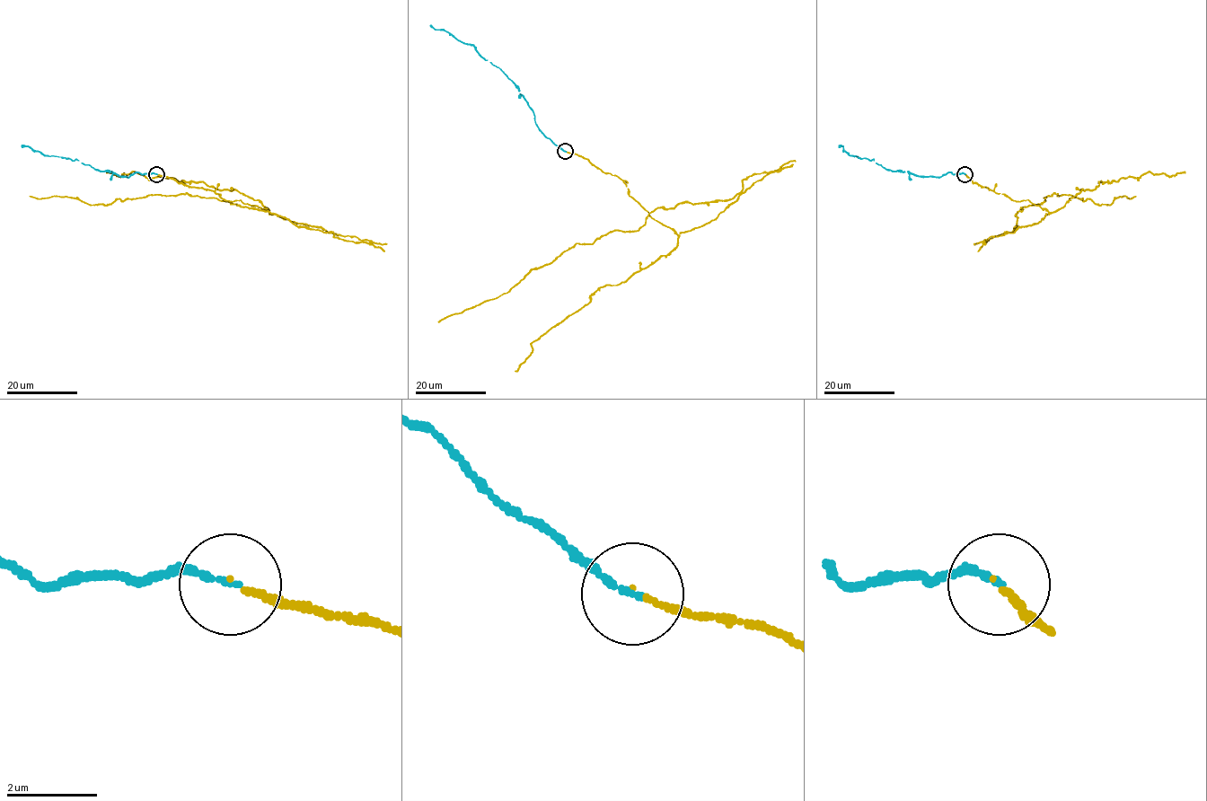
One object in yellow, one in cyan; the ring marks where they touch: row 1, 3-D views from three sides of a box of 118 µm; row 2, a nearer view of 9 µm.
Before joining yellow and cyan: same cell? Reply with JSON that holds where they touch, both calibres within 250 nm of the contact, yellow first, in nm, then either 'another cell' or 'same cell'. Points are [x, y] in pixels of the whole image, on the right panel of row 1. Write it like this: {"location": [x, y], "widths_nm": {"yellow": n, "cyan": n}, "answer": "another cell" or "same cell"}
{"location": [964, 174], "widths_nm": {"yellow": 80, "cyan": 140}, "answer": "same cell"}

